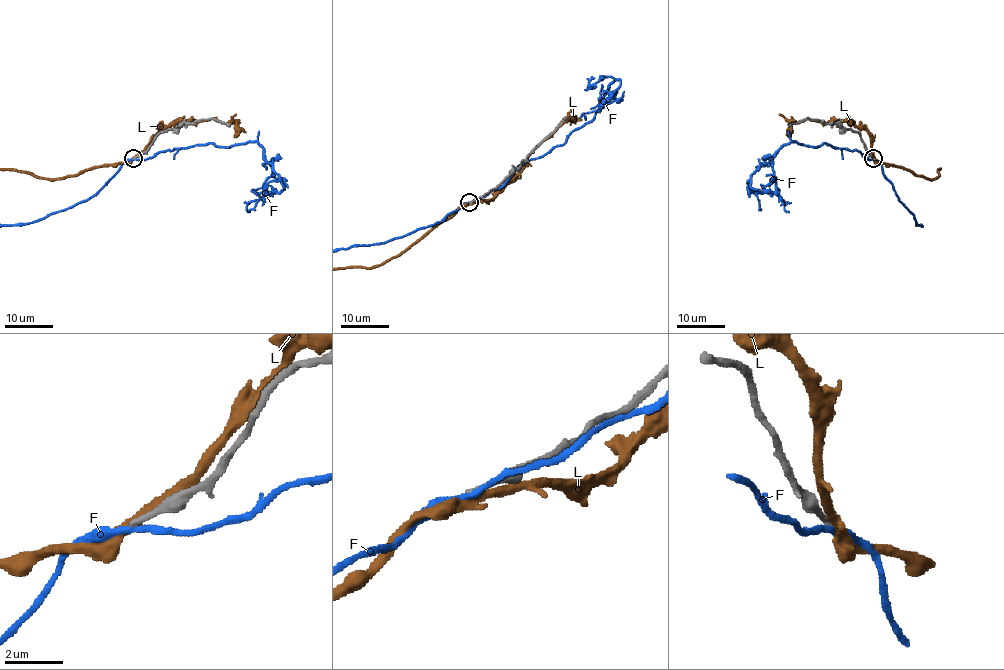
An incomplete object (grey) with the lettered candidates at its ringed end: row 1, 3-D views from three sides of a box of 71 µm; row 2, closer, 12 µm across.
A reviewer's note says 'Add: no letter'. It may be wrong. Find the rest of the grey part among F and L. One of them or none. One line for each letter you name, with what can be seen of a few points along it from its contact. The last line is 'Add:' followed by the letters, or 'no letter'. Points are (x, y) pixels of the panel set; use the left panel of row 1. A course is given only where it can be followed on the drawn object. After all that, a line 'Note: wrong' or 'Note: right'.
Add: no letter
Note: right

